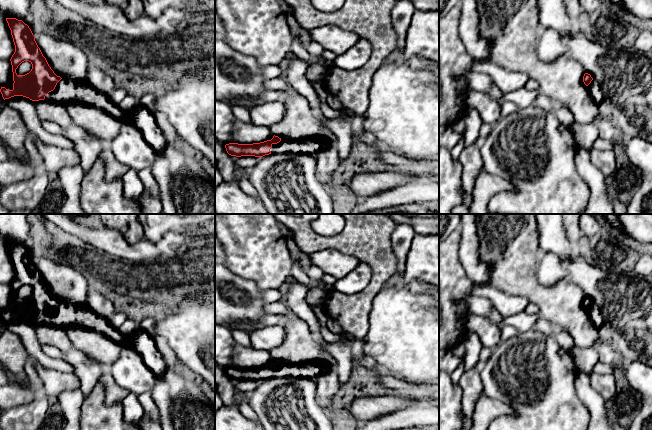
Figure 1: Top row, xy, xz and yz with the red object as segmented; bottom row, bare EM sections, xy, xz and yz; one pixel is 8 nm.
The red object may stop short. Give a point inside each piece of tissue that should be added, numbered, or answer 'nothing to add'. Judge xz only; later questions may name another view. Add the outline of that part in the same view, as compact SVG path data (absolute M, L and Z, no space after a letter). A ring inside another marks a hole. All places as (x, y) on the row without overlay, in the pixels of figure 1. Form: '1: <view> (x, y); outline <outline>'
1: xz (311, 370); outline M318 360L306 365L281 364L277 368L272 368L271 378L316 378L327 369L326 364Z

